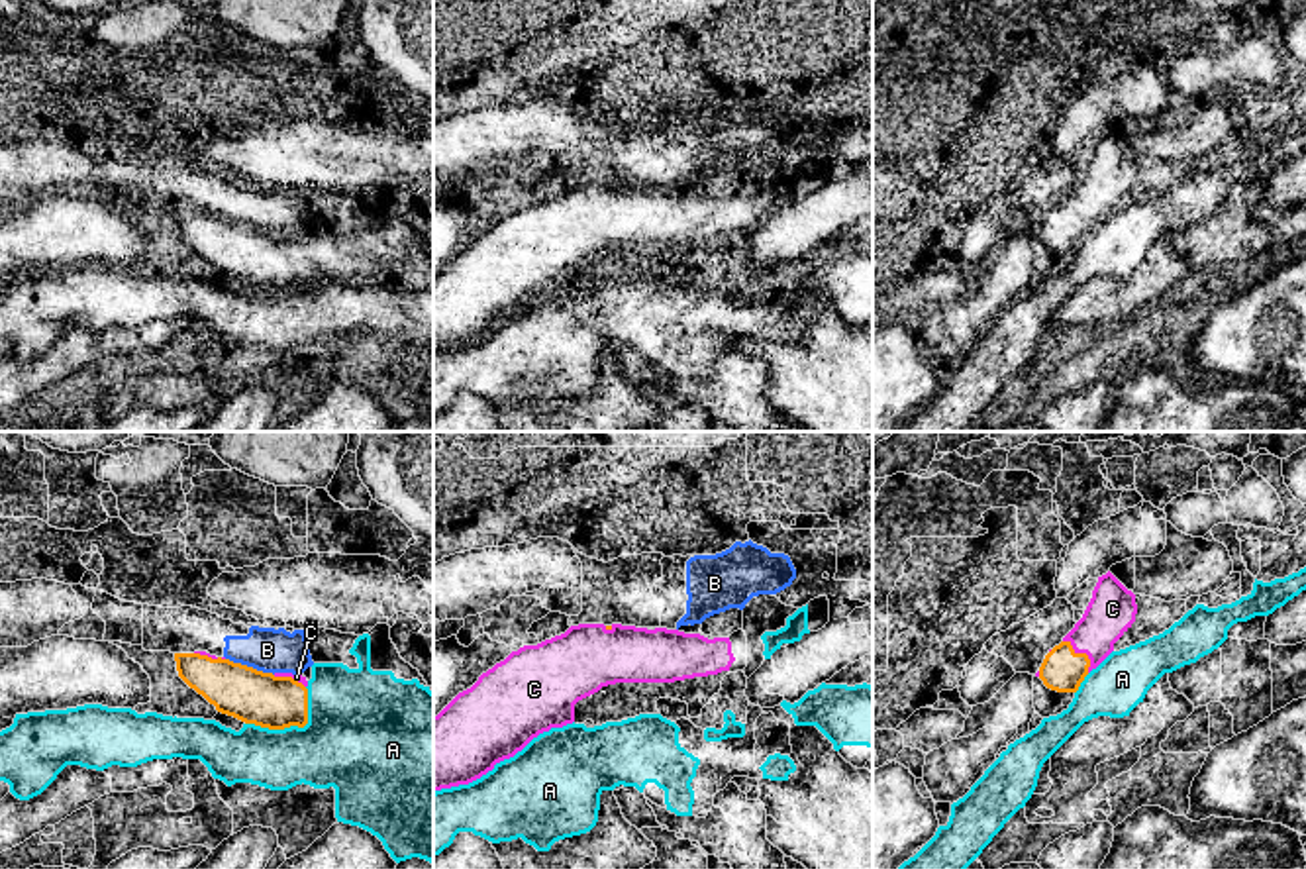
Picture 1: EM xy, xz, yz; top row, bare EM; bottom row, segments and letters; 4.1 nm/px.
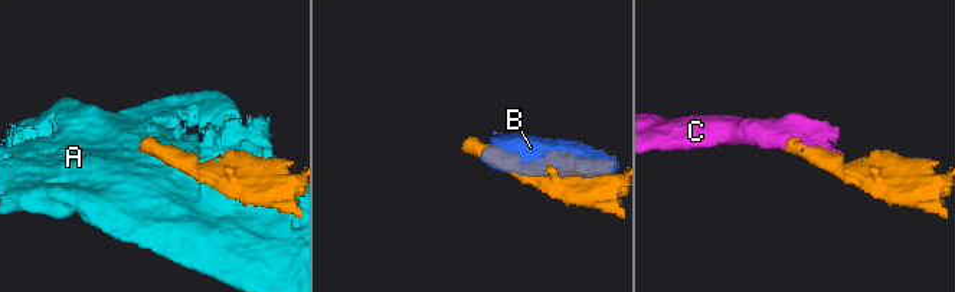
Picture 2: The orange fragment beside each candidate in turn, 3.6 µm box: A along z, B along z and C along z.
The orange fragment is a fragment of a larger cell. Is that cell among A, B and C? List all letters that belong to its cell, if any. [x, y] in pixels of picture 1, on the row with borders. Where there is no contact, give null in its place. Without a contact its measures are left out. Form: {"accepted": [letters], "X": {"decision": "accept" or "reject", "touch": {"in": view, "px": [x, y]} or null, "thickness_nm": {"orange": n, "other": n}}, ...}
{"accepted": ["C"], "A": {"decision": "reject", "touch": {"in": "xy", "px": [293, 724]}, "thickness_nm": {"orange": 220, "other": 400}}, "B": {"decision": "reject", "touch": {"in": "xy", "px": [250, 667]}, "thickness_nm": {"orange": 220, "other": 180}}, "C": {"decision": "accept", "touch": {"in": "yz", "px": [1083, 654]}, "thickness_nm": {"orange": 170, "other": 200}}}

